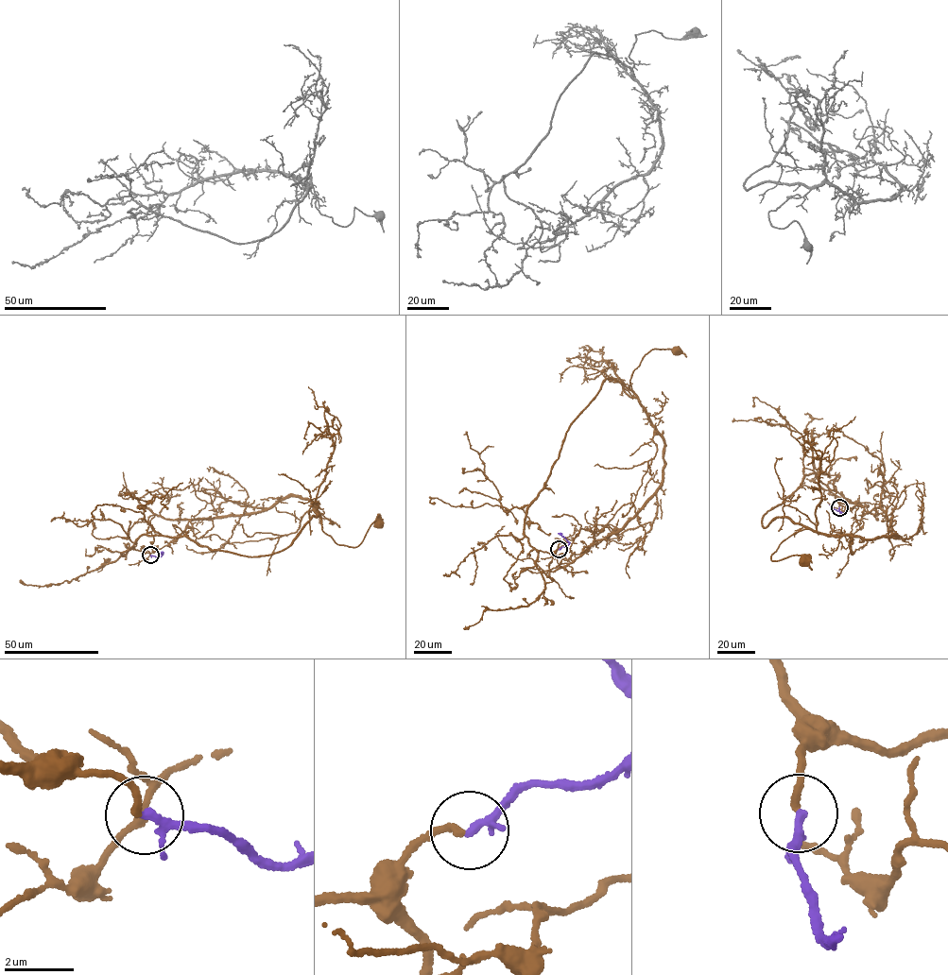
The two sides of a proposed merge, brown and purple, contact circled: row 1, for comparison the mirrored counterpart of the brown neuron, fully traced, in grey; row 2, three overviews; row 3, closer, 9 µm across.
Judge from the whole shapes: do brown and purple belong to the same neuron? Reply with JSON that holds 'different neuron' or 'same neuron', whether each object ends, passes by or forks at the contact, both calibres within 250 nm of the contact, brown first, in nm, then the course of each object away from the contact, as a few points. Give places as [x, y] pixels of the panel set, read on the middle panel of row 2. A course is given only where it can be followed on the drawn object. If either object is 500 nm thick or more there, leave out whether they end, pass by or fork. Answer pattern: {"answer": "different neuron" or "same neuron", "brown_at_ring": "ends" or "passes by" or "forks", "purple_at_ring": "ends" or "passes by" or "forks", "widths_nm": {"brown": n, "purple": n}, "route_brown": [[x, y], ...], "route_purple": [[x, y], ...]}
{"answer": "different neuron", "brown_at_ring": "ends", "purple_at_ring": "passes by", "widths_nm": {"brown": 180, "purple": 190}, "route_brown": [[559, 549], [542, 552], [523, 533], [527, 508], [568, 427], [606, 379], [629, 387], [645, 354], [676, 350]], "route_purple": [[559, 549], [569, 542], [558, 533]]}

